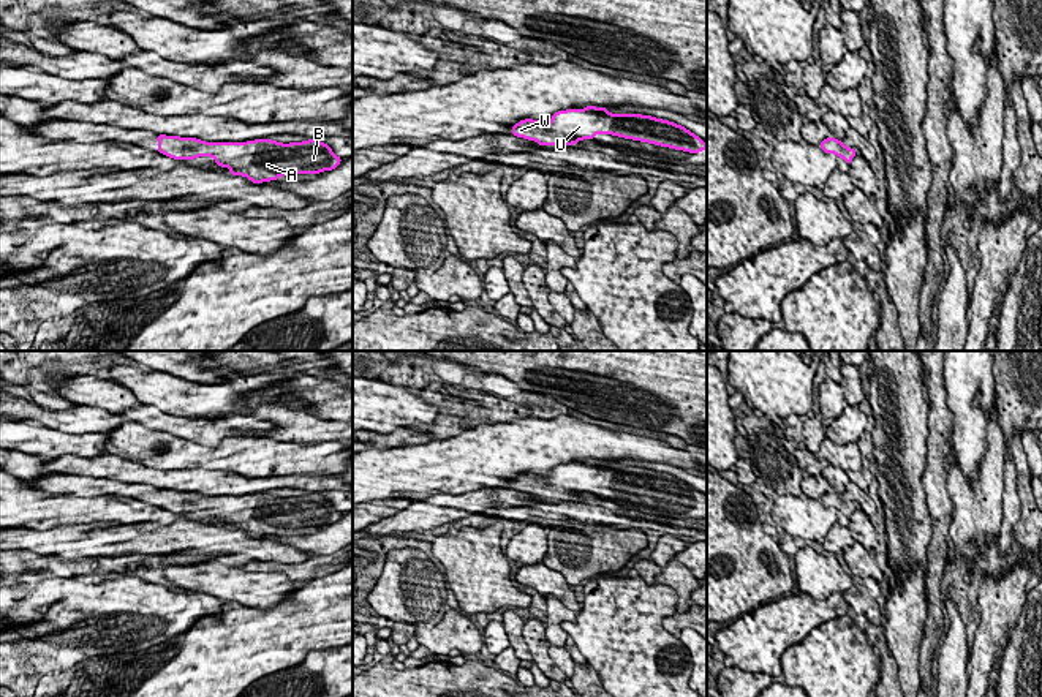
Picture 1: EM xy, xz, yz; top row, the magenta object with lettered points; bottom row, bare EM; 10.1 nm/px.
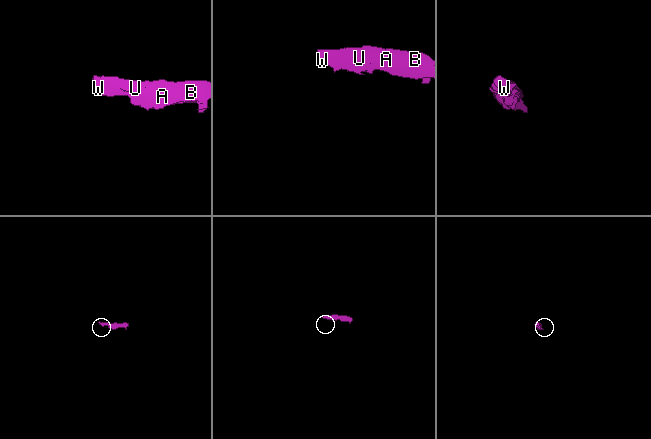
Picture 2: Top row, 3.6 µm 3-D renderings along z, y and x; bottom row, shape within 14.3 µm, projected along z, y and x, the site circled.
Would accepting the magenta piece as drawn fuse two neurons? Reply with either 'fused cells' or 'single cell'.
single cell

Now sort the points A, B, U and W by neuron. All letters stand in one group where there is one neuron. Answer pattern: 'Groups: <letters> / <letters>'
Groups: A B U W

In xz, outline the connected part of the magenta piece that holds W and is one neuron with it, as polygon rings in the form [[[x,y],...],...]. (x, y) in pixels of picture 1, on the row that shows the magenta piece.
[[[596,106],[558,111],[549,123],[525,119],[512,125],[512,136],[553,147],[593,139],[598,133],[689,153],[707,149],[704,139],[674,122],[642,114],[610,114],[606,107]]]

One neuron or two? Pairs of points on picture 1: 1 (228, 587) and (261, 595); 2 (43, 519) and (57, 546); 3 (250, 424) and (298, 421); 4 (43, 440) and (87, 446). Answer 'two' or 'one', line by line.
1: one
2: two
3: two
4: one

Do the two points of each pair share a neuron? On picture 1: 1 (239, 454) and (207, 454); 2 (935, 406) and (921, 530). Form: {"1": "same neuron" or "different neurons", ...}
{"1": "same neuron", "2": "different neurons"}

